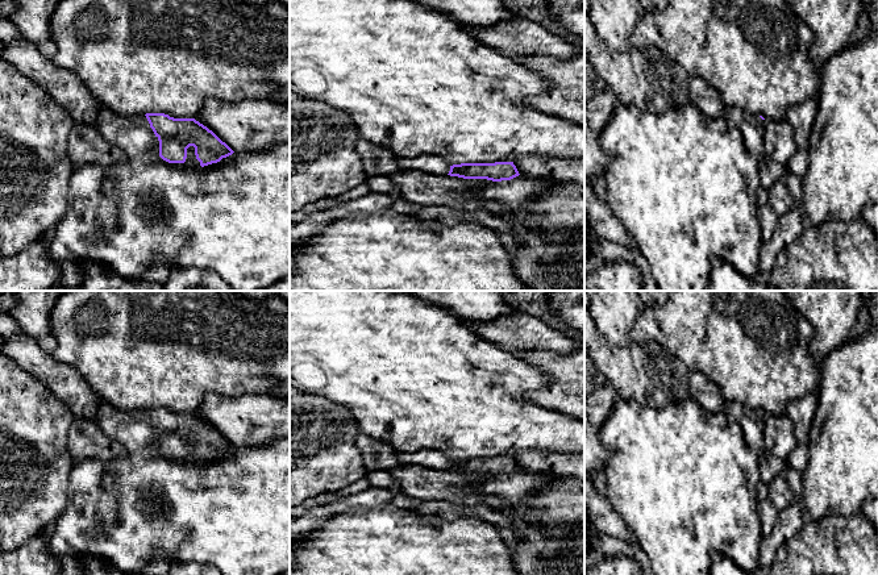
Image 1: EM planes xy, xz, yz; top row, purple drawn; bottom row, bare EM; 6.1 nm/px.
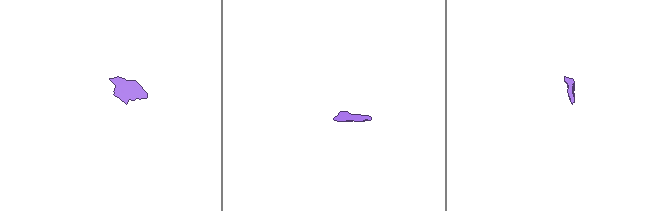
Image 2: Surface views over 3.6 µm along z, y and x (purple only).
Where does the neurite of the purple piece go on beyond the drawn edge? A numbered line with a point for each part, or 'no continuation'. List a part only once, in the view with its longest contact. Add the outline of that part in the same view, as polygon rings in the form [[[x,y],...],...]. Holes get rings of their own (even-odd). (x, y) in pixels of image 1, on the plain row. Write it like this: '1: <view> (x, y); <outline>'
1: xy (133, 429); [[[104,400],[95,422],[105,436],[122,443],[128,453],[143,450],[155,434],[145,409],[124,412]]]

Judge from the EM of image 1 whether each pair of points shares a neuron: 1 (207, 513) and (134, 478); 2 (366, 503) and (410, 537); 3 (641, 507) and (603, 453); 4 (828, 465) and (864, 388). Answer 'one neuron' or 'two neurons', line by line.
1: one neuron
2: two neurons
3: two neurons
4: one neuron

